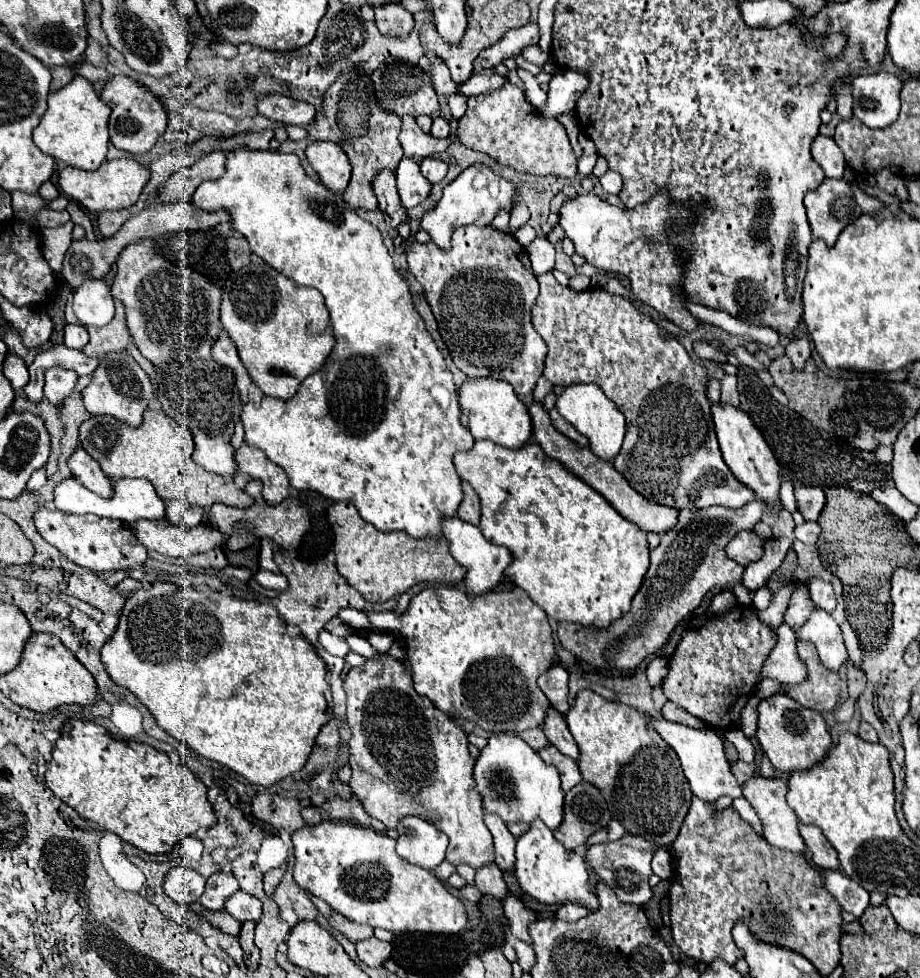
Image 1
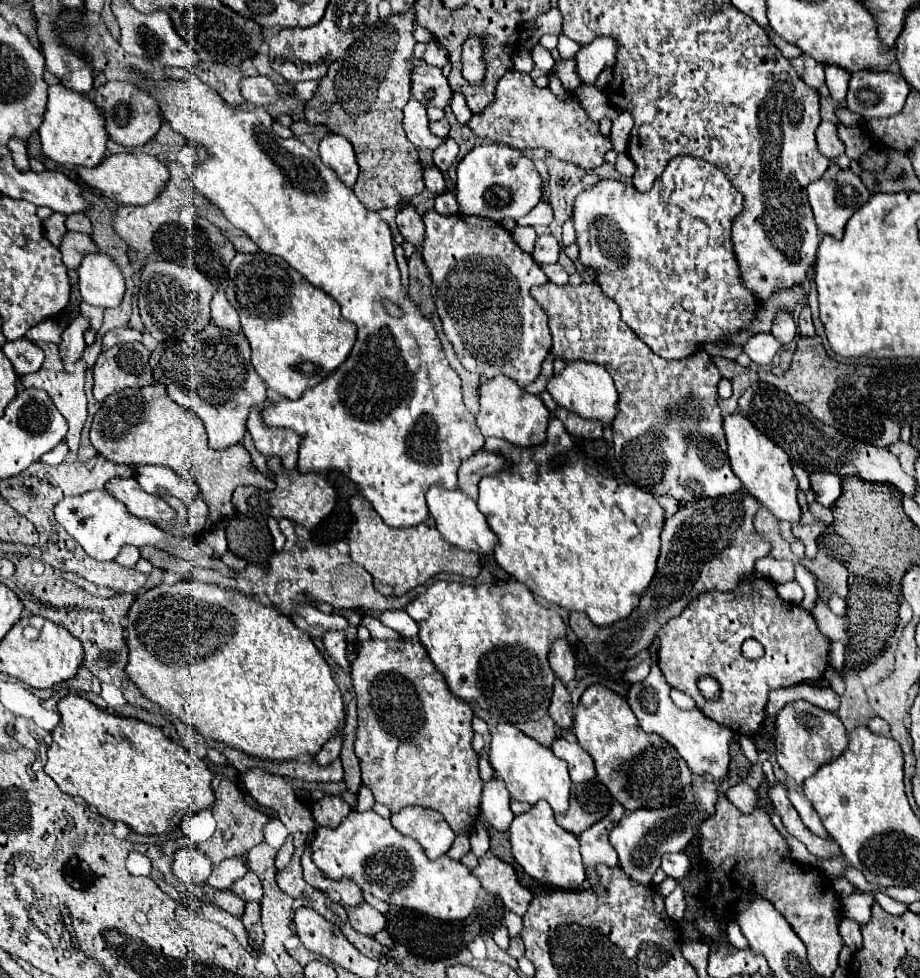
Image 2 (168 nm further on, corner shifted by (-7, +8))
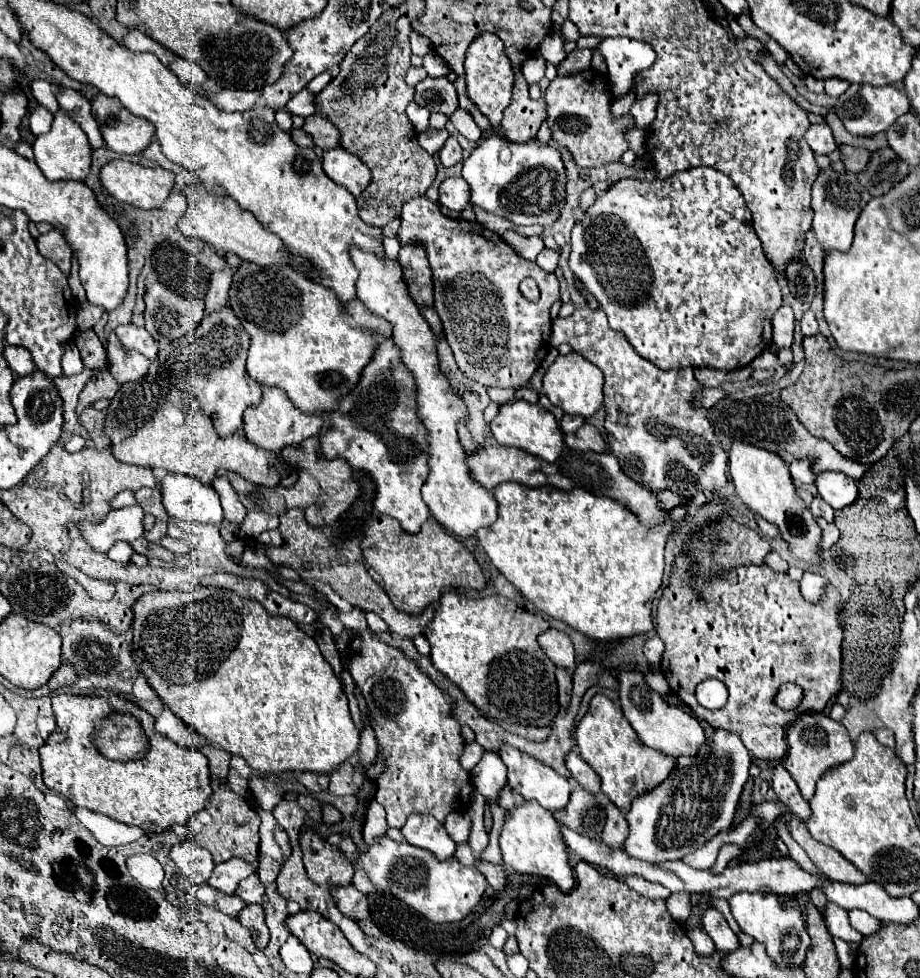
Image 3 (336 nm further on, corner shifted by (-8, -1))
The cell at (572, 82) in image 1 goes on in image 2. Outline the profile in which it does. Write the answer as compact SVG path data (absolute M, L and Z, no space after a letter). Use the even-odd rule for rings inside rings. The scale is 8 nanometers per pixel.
M599 36L593 44L581 48L575 56L577 74L583 84L595 84L603 68L611 68L617 62L617 44L609 36Z

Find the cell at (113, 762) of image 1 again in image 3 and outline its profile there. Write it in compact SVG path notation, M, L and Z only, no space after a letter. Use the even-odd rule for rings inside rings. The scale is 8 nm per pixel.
M54 695L52 709L56 729L40 747L44 783L64 795L76 807L86 807L108 815L114 821L136 825L146 833L162 833L172 825L186 825L196 811L206 807L212 795L208 759L194 749L184 749L154 729L154 717L138 705L124 701L124 713L132 715L148 737L148 751L136 761L112 761L104 757L92 741L92 729L100 721L118 713L106 697Z

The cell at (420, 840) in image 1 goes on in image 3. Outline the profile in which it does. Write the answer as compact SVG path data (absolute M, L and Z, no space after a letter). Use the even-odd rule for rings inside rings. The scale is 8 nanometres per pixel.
M428 813L410 815L400 831L410 845L432 851L440 861L452 857L456 851L456 843L448 837L444 823Z

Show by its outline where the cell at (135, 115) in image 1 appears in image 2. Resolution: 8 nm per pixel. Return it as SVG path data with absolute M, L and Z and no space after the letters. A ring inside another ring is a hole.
M129 80L123 82L107 82L97 92L93 102L97 104L99 112L105 118L105 130L111 140L121 146L143 146L157 134L161 126L161 116L157 112L157 102L147 92L141 92Z

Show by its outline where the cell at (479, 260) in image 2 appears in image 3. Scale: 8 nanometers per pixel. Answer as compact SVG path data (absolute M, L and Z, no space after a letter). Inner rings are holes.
M426 197L406 201L400 221L400 243L422 243L426 247L434 281L434 309L442 319L444 335L460 371L484 387L524 387L550 347L550 307L560 297L556 275L520 257L484 225L442 215L438 203ZM526 277L532 277L540 287L540 301L536 303L528 301L518 289Z

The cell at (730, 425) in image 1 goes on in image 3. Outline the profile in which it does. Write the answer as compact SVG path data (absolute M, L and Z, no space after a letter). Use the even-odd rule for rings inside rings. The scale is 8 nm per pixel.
M734 441L728 455L730 455L728 473L736 485L738 497L744 501L744 505L750 511L756 511L766 521L778 525L782 539L788 543L794 557L804 559L808 563L818 563L820 561L820 549L818 549L820 527L818 527L816 519L812 517L810 509L804 505L804 501L796 495L794 481L788 473L788 465L782 461L782 457L778 457L766 449L758 449L754 445L742 443L742 441Z

